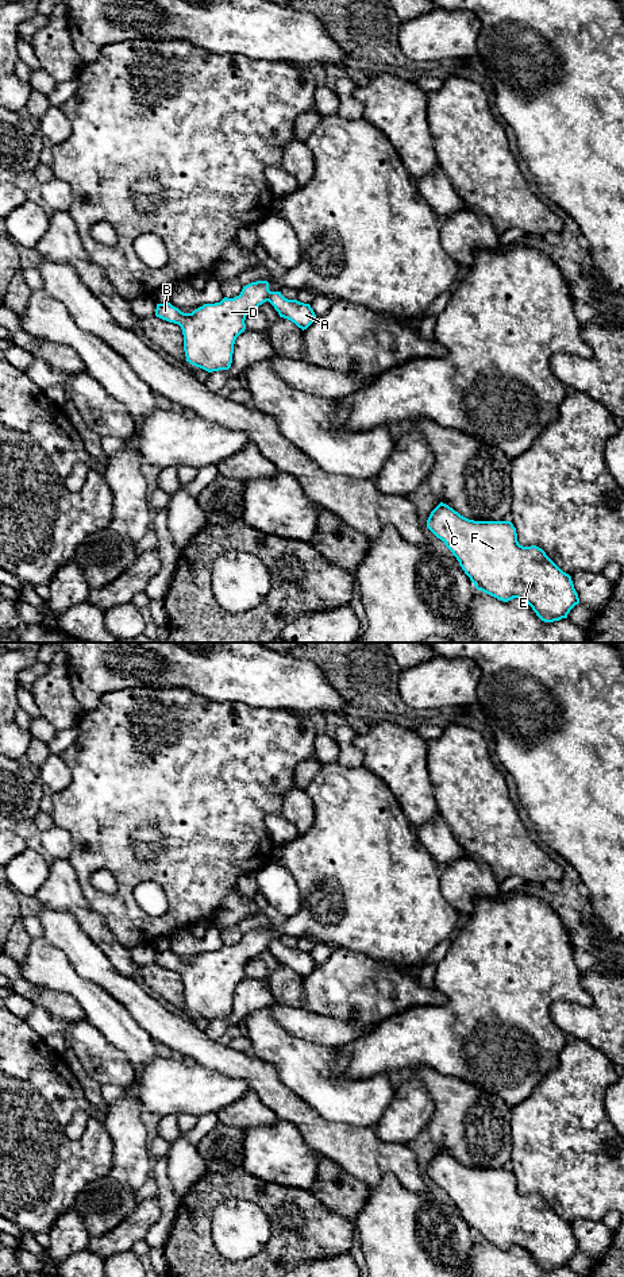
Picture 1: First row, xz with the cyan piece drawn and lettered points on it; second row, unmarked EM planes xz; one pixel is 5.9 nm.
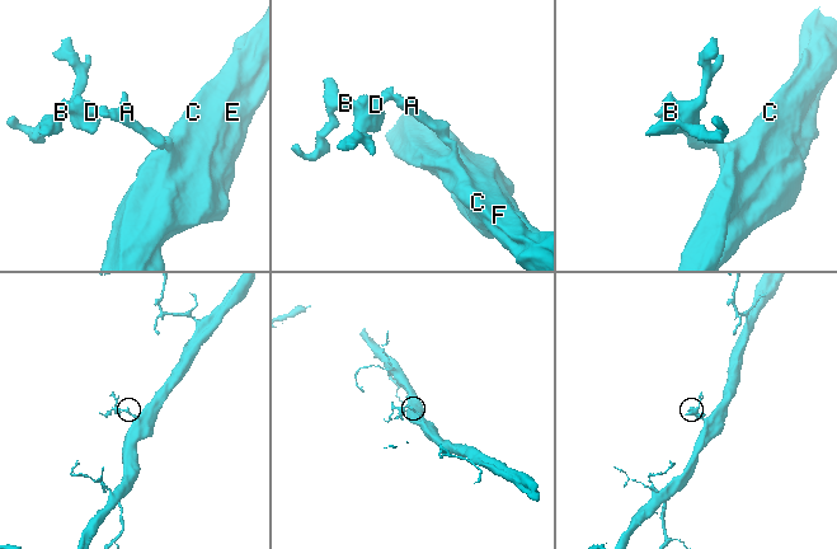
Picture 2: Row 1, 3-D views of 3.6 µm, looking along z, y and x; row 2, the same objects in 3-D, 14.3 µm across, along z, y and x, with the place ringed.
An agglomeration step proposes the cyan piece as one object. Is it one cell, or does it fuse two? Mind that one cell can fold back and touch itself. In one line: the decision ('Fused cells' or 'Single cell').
Fused cells

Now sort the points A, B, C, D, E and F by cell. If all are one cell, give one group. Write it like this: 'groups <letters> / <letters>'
groups A C E F / B D

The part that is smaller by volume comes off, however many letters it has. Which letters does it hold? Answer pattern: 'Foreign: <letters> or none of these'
Foreign: B, D

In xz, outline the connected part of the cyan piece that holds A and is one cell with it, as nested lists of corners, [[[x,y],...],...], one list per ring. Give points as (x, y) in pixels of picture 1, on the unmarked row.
[[[270,940],[267,949],[274,954],[280,965],[290,968],[303,979],[316,967],[309,952],[297,948],[288,948],[281,942],[281,940]]]

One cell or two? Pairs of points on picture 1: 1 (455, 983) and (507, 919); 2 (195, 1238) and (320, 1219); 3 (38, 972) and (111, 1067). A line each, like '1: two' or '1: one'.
1: one
2: one
3: two

